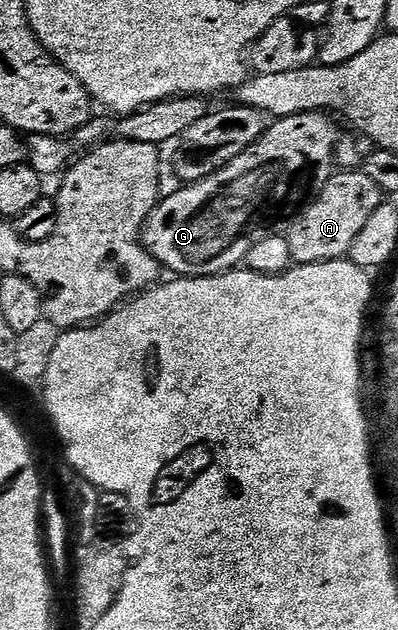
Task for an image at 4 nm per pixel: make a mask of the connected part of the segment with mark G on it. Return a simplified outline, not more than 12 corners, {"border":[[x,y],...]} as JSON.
{"border":[[326,112],[164,195],[145,225],[179,278],[238,269],[333,175]]}

